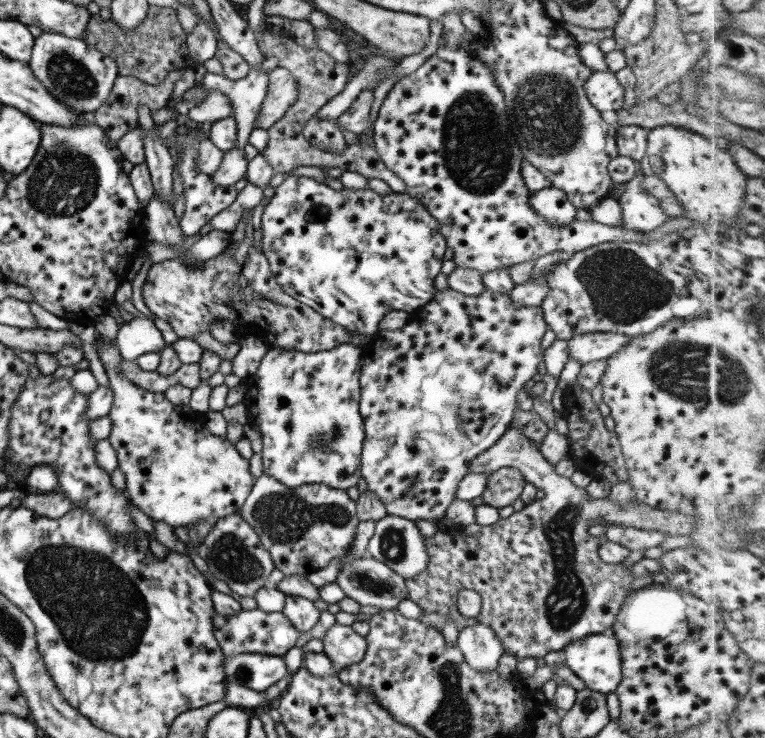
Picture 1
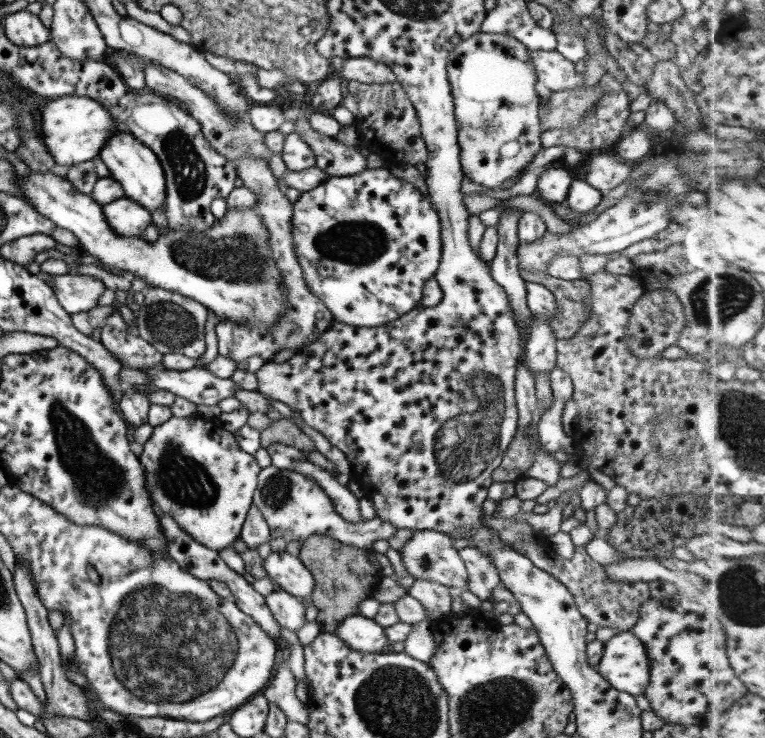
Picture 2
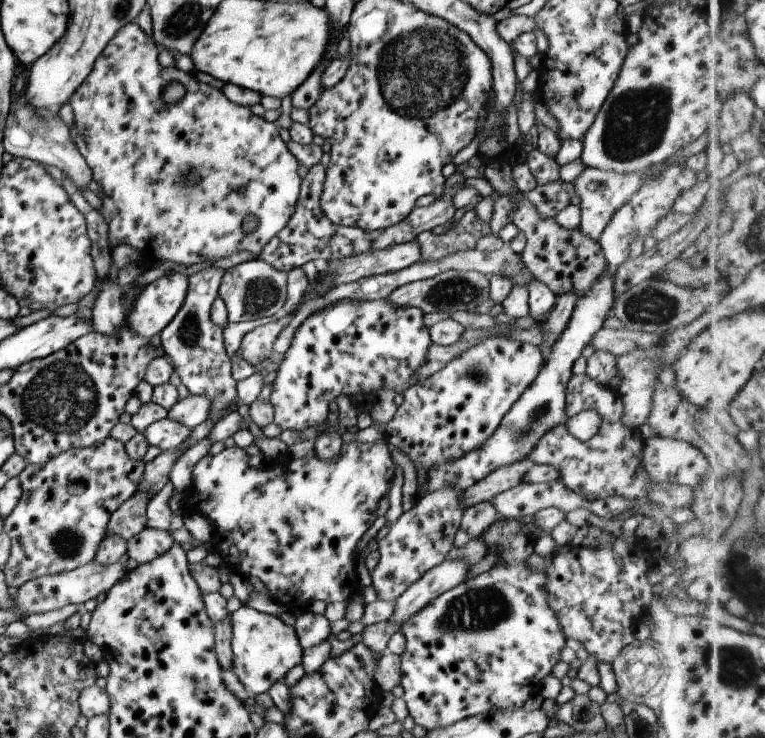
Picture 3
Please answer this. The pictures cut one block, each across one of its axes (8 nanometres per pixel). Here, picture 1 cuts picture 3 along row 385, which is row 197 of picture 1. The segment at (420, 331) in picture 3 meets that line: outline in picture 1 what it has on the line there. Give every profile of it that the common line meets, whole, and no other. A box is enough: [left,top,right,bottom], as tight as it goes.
[260,176,447,338]

